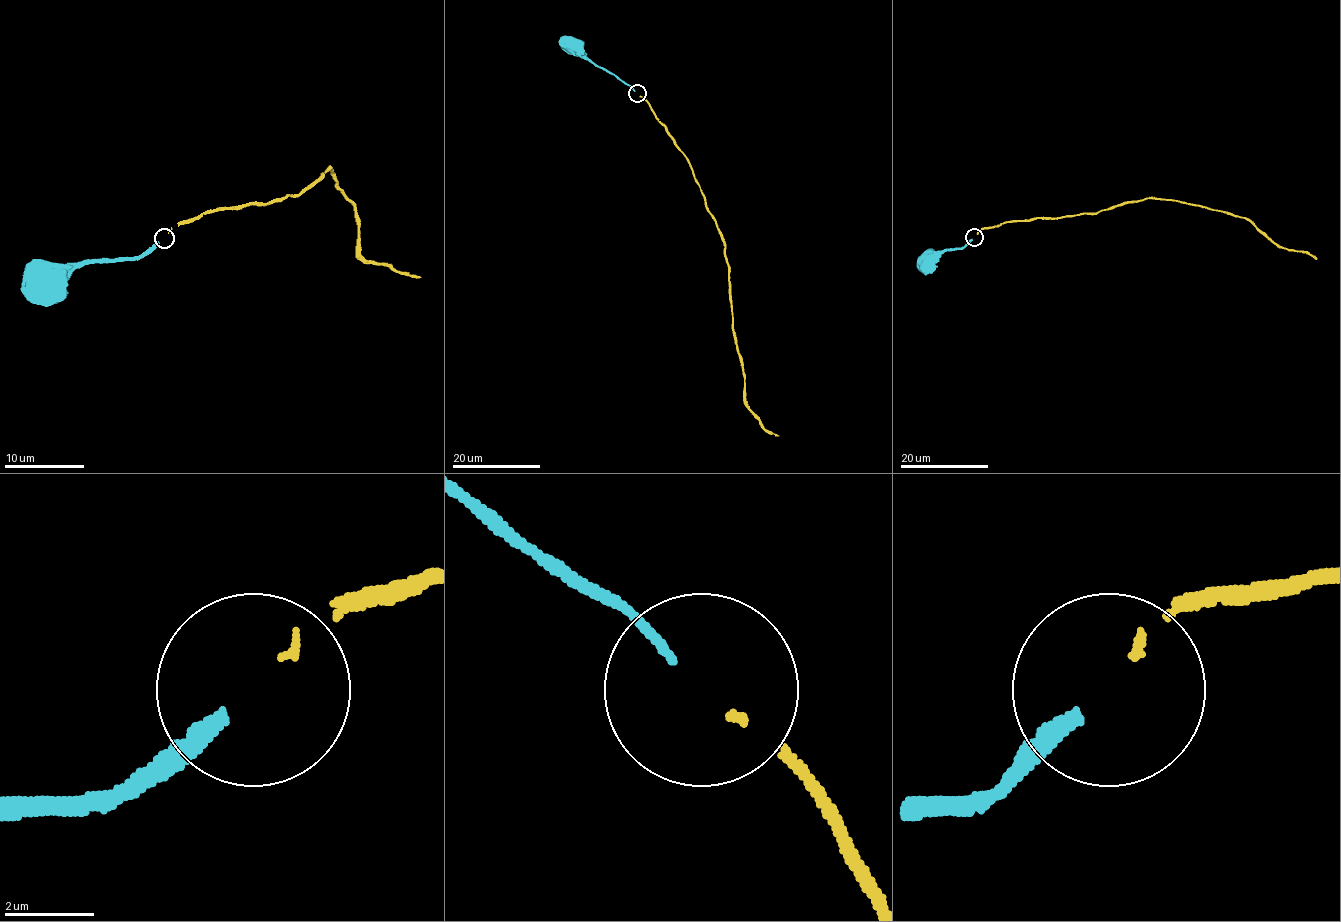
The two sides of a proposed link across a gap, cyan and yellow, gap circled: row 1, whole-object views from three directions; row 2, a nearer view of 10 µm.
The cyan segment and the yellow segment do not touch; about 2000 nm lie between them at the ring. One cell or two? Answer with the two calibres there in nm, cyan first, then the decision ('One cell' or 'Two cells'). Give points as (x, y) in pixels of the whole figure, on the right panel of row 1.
Thickness 280 nm (cyan) against 170 nm. One cell

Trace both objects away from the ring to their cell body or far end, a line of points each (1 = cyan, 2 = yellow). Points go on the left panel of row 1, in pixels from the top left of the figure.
1: (159, 240), (137, 256), (81, 262), (55, 288), (51, 288)
2: (169, 233), (209, 211), (298, 195), (328, 167), (352, 203), (358, 252), (420, 276)

